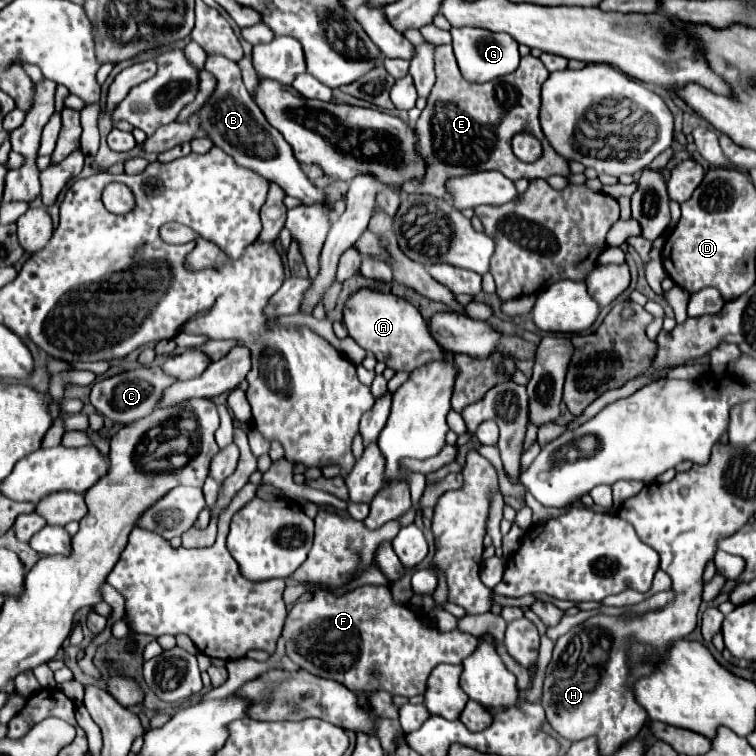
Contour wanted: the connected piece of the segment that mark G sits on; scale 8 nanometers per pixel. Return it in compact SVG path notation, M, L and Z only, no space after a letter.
M465 26L465 28L451 28L451 36L453 36L453 50L455 50L459 70L467 82L483 84L493 78L511 74L519 66L517 42L509 34Z

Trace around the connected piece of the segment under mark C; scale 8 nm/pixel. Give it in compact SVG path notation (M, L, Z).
M141 366L137 370L123 372L123 374L107 378L107 380L95 382L89 398L101 416L105 416L113 422L119 422L119 424L129 424L129 422L135 422L135 420L151 414L153 406L157 406L157 402L161 400L165 386L171 386L173 382L177 382L177 378L169 378L169 374L165 374L159 366Z

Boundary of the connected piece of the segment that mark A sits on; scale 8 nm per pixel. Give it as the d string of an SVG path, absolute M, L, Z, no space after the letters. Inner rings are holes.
M361 288L353 292L343 306L343 324L349 336L361 348L371 352L379 362L385 362L393 370L413 372L425 362L443 358L443 348L433 340L429 326L419 310L395 294L377 292L371 288Z

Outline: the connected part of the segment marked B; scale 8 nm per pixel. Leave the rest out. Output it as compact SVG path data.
M211 54L207 56L205 70L209 70L217 86L211 94L211 98L195 112L197 118L201 118L201 130L205 130L207 138L213 142L213 146L221 148L225 154L229 154L237 166L245 166L247 170L253 170L255 174L261 174L265 180L279 184L289 196L295 196L303 200L303 204L315 204L325 194L311 184L311 180L301 170L301 164L293 156L291 146L285 142L279 130L275 130L247 92L241 80L241 70L235 62L227 60L225 56Z

